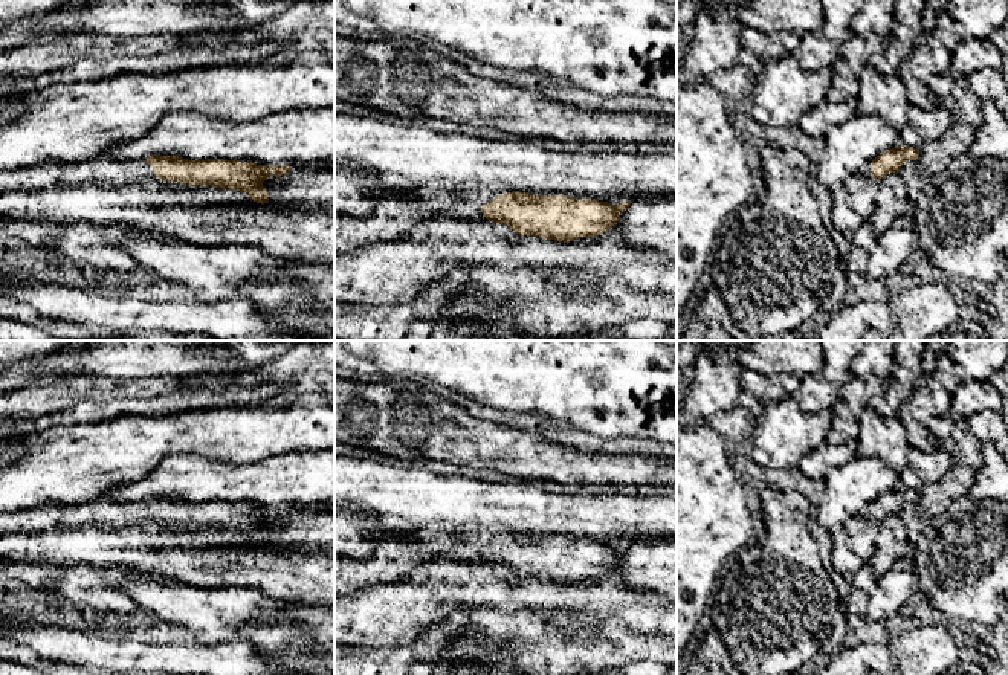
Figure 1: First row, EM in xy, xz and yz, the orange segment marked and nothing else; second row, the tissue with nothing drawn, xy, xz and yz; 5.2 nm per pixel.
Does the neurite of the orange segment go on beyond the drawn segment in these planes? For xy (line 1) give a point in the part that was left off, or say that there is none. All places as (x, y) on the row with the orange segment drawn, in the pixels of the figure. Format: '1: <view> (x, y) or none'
1: xy (101, 170)

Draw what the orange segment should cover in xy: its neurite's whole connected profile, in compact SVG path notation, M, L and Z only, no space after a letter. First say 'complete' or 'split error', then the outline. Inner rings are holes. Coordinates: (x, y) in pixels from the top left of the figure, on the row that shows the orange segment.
split error | M150 156L139 160L95 157L73 163L44 160L41 163L0 171L0 191L44 189L57 185L110 185L122 186L145 179L163 179L188 185L244 191L250 200L267 203L263 182L292 170L290 165L257 165L254 162L206 159L189 160L179 156Z

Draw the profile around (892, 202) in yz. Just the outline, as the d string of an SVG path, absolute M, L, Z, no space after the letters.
M889 173L877 183L875 209L869 218L874 234L878 237L895 220L913 212L915 203L909 200L906 183L900 173Z

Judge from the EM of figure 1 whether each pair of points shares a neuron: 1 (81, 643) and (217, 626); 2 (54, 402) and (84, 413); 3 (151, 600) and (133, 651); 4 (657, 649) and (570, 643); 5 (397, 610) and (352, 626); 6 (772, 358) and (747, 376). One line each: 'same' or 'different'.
1: different
2: same
3: different
4: same
5: same
6: different

